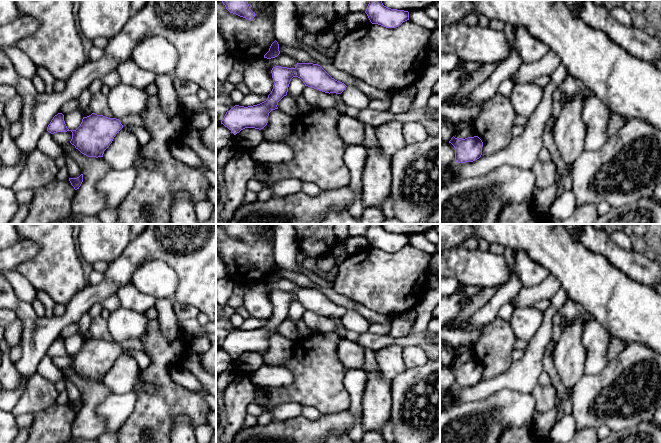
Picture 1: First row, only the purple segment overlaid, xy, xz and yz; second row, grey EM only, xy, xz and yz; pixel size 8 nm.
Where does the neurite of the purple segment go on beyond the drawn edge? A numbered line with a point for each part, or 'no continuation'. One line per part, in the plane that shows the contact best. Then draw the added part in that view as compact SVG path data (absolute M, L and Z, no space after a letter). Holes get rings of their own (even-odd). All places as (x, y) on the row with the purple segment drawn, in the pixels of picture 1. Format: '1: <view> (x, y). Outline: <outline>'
1: xy (123, 100). Outline: M120 83L110 88L107 103L113 118L121 119L129 115L140 115L146 107L150 95L144 90Z

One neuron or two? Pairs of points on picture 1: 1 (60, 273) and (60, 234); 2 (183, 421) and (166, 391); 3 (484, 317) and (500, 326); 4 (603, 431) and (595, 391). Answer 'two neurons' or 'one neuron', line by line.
1: one neuron
2: two neurons
3: two neurons
4: two neurons

